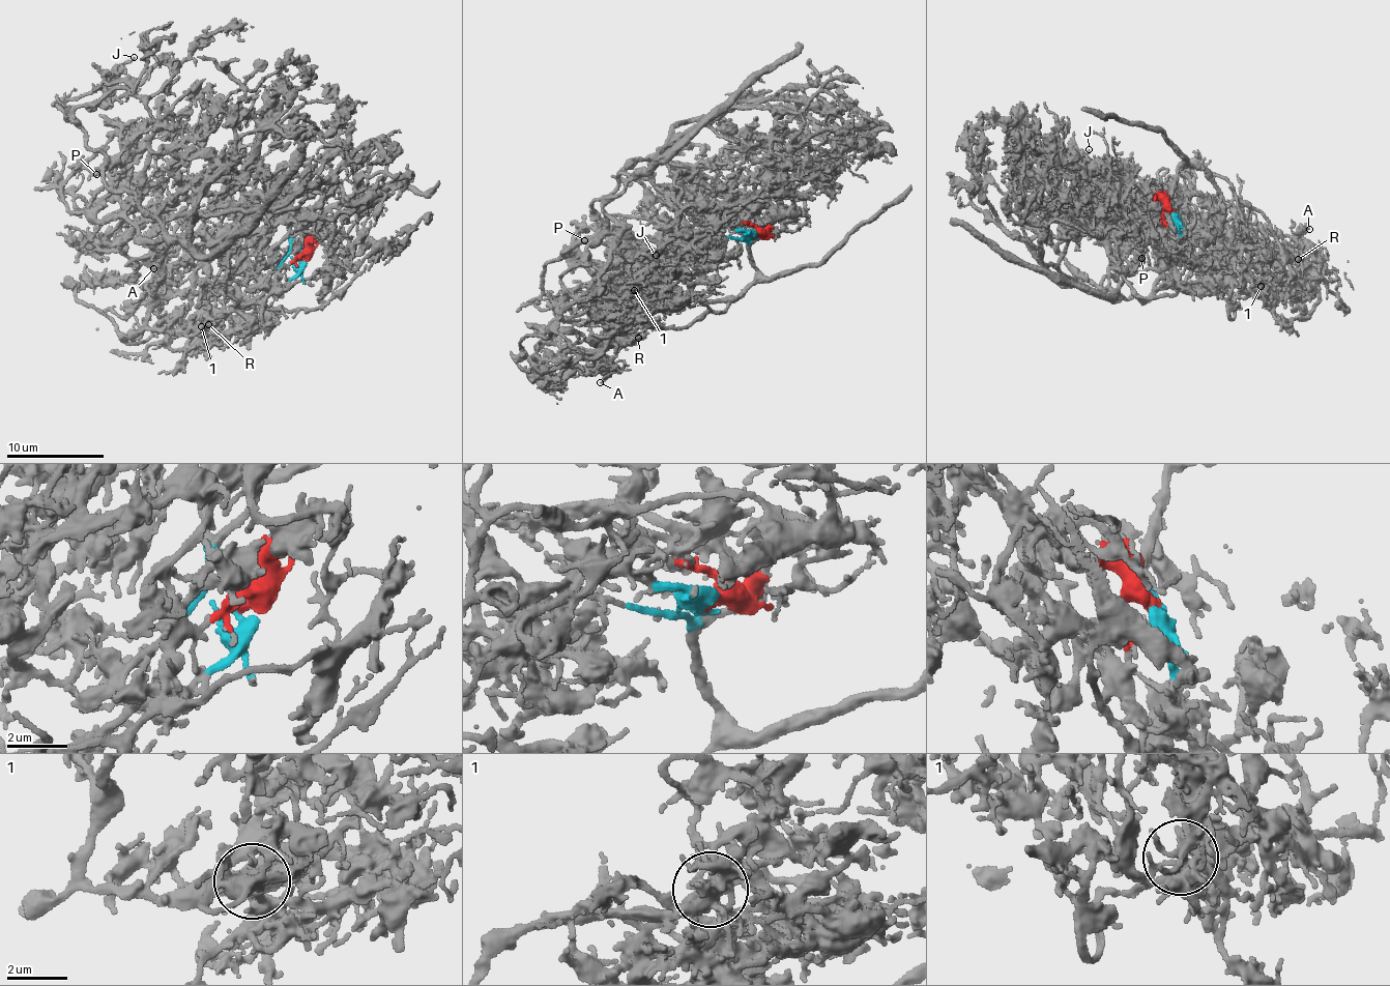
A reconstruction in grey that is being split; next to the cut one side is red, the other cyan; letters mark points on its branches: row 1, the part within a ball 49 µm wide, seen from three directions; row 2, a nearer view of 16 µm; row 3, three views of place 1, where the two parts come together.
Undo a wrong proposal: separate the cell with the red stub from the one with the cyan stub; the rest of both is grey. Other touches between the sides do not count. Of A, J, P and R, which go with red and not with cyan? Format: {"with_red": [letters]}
{"with_red": ["J", "P"]}

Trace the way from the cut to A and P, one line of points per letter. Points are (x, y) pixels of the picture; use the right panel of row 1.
A: (1176, 213), (1186, 256), (1225, 265), (1258, 289), (1300, 271), (1290, 251), (1296, 254), (1297, 233), (1309, 228)
P: (1175, 211), (1162, 213), (1177, 289), (1142, 298), (1127, 266), (1119, 292), (1100, 285), (1126, 254), (1142, 258)

